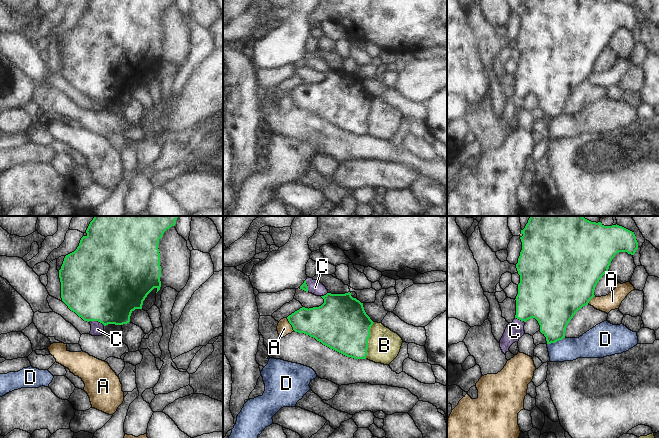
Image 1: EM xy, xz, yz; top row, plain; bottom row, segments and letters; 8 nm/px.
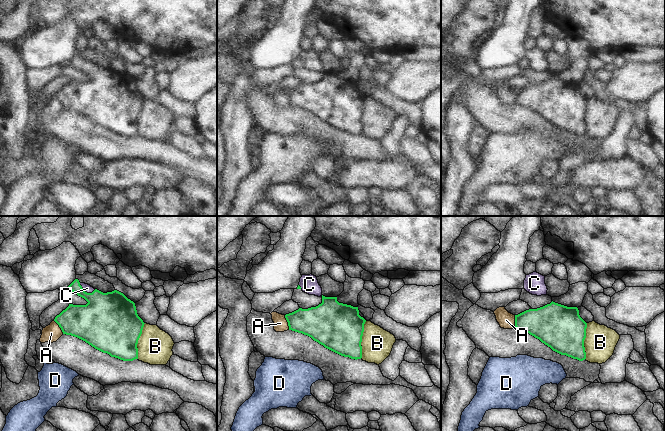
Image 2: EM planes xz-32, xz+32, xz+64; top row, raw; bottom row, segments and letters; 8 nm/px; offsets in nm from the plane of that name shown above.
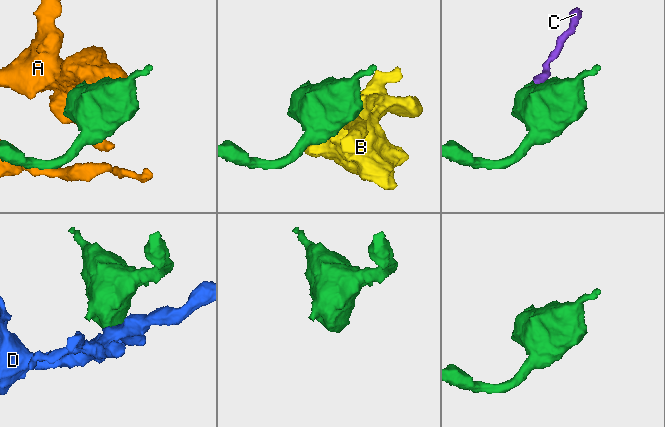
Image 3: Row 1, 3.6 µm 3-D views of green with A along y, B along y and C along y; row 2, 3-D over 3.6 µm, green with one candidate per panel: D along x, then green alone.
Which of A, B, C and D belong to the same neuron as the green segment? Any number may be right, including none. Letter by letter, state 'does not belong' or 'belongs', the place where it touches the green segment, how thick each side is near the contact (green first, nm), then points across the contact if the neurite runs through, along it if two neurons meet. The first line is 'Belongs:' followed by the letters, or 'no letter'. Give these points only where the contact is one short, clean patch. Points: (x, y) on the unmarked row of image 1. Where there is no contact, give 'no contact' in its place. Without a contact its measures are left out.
Belongs: C
A: does not belong | xz (290, 99) | 260/120 nm
B: does not belong | xz (367, 116) | 420/260 nm
C: belongs | xy (96, 96) | 500/110 nm | across xy (99, 65), (99, 89), (96, 96), (97, 105)
D: does not belong | yz (556, 117) | 320/190 nm

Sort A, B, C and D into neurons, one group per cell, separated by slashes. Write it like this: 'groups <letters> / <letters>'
groups A / B / C / D

